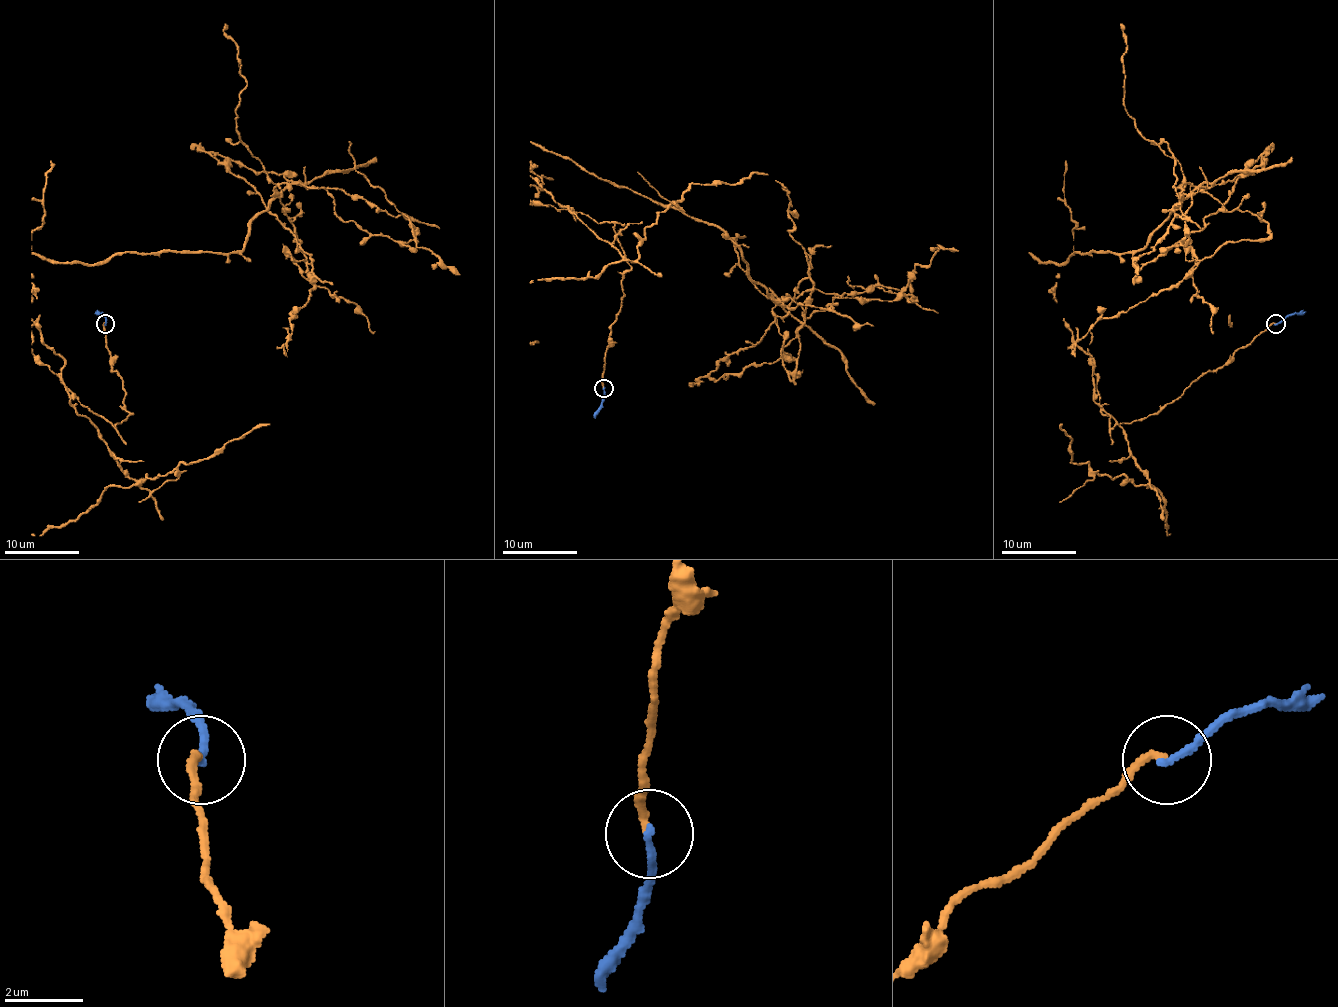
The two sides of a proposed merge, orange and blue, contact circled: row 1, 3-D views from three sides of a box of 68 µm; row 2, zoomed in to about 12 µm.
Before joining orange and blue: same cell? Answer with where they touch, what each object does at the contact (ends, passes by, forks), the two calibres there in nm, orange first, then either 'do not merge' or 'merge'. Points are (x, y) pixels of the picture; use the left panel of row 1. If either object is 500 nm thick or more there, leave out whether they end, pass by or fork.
at (105, 324); orange ends there; blue ends there; 180 nm thick on the orange side, 200 nm on the other; do not merge

